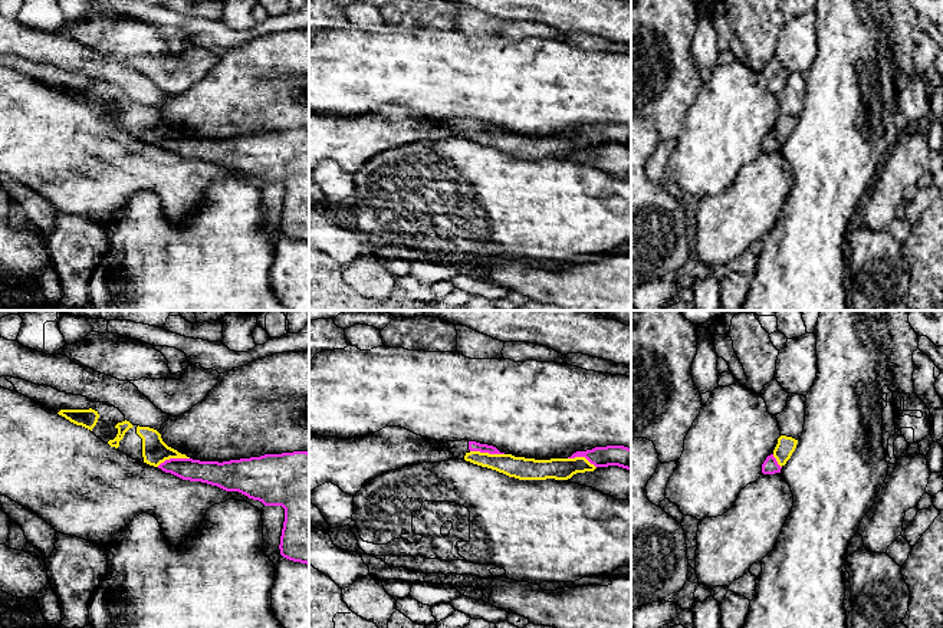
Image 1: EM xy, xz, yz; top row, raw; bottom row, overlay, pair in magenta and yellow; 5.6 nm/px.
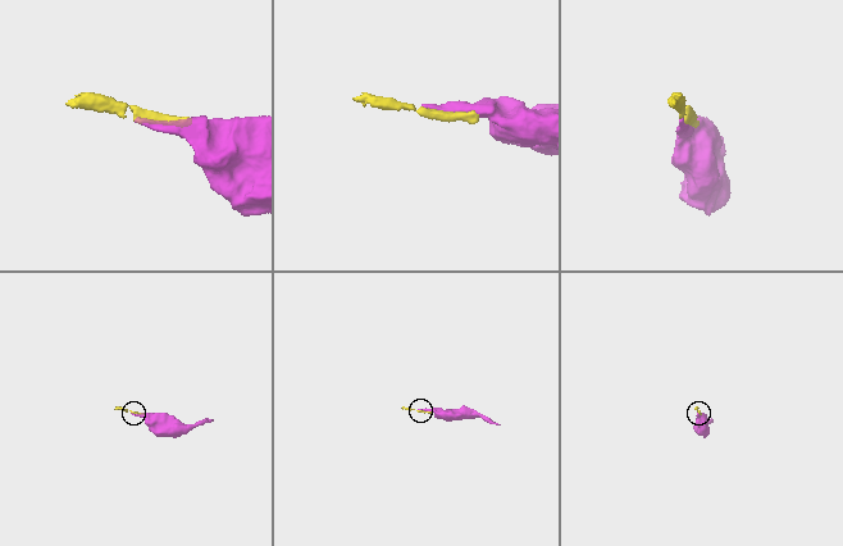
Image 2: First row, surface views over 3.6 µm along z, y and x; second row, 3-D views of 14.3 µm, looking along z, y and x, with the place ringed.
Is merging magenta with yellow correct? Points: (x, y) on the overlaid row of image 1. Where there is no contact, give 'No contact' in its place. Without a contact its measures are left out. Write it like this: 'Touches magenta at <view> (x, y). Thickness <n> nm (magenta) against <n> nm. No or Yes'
Touches magenta at xz (488, 451). Thickness 60 nm (magenta) against 130 nm. Yes

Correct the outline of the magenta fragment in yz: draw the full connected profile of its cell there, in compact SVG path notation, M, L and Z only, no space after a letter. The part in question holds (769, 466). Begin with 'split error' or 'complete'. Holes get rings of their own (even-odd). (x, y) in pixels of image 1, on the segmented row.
split error; M781 435L778 438L778 444L770 456L762 464L763 474L775 474L781 473L781 468L786 464L791 458L792 453L795 451L798 440L786 435Z

